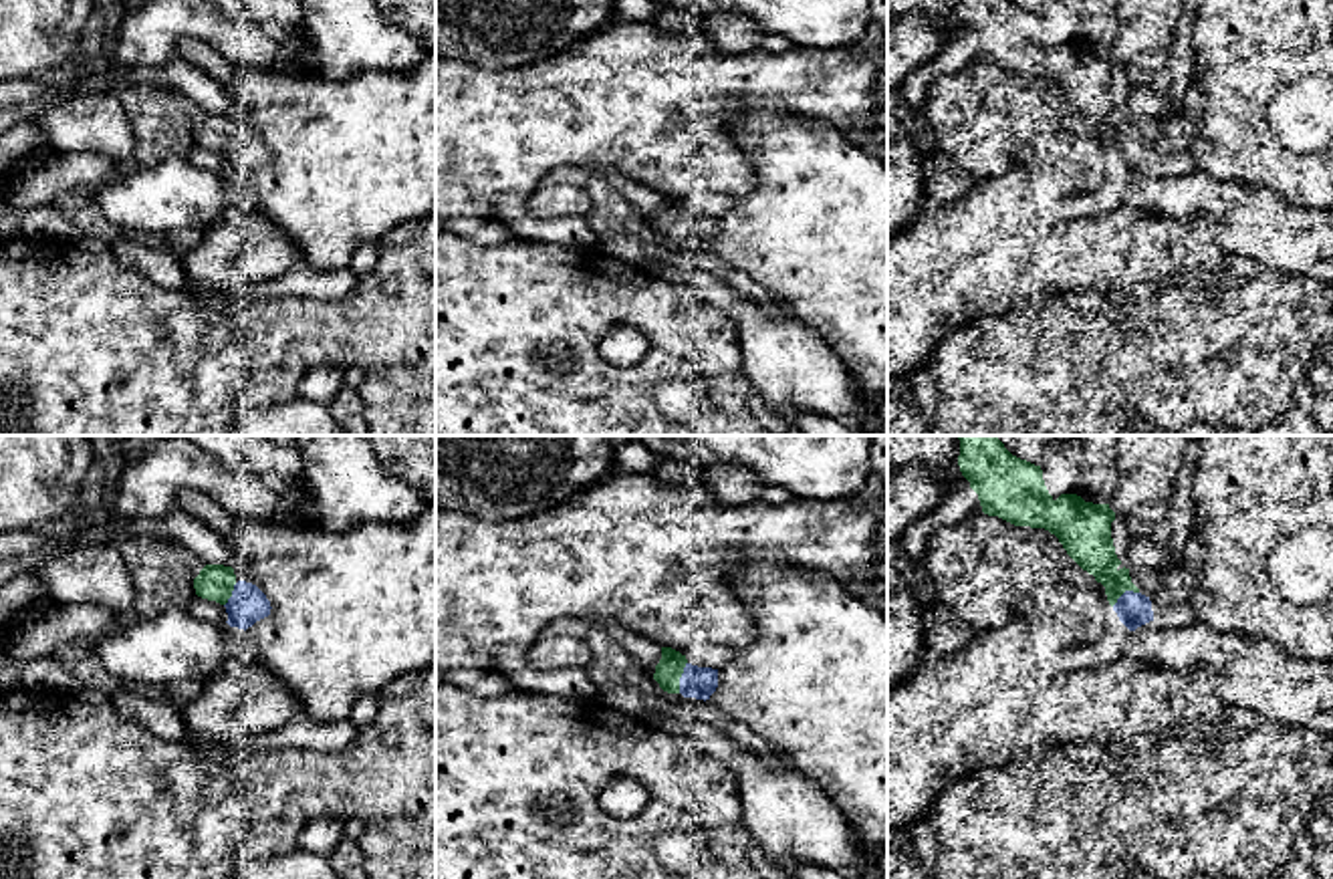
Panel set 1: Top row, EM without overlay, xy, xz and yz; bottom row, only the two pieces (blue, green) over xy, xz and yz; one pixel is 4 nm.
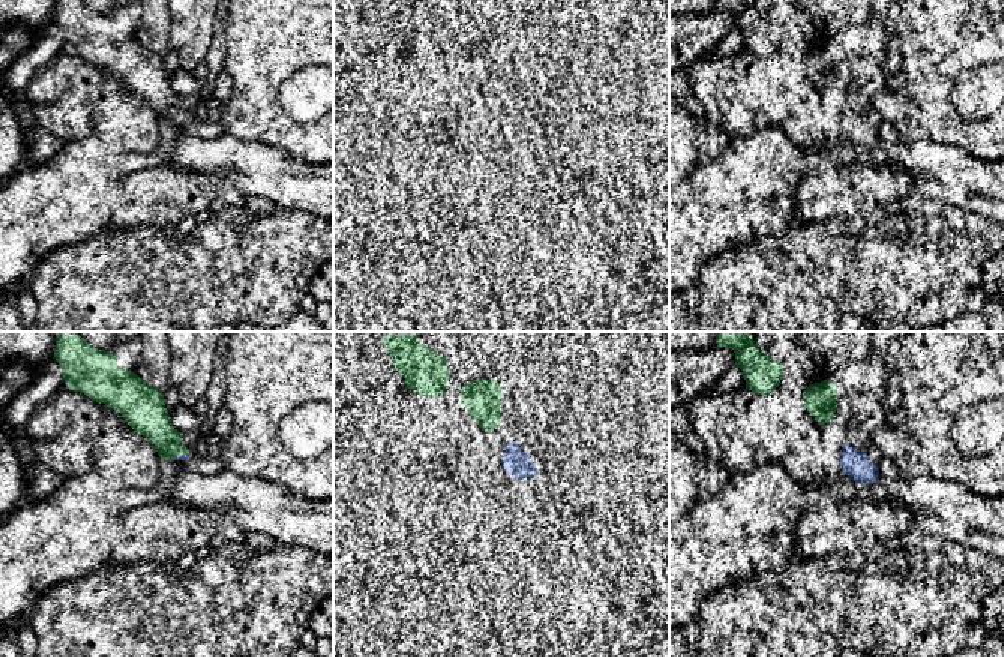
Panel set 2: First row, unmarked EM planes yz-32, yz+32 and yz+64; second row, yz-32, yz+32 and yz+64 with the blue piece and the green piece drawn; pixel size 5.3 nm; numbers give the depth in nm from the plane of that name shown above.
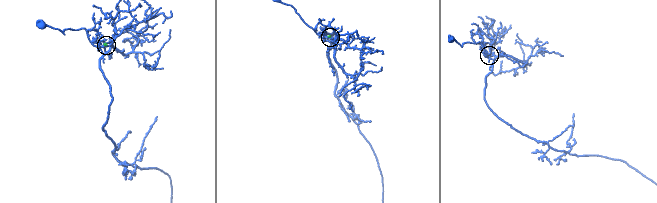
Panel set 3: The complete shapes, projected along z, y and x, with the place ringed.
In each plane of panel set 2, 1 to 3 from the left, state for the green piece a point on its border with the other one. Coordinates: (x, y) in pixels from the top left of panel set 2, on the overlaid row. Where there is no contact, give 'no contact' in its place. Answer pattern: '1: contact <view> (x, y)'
1: contact yz-32 (180, 455)
2: no contact
3: no contact

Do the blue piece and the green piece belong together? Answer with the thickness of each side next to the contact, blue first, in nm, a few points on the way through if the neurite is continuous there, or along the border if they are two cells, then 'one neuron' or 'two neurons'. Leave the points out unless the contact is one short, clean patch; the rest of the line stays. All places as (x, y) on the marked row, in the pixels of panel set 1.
130 nm thick on the blue side, 110 nm on the other; one neuron

